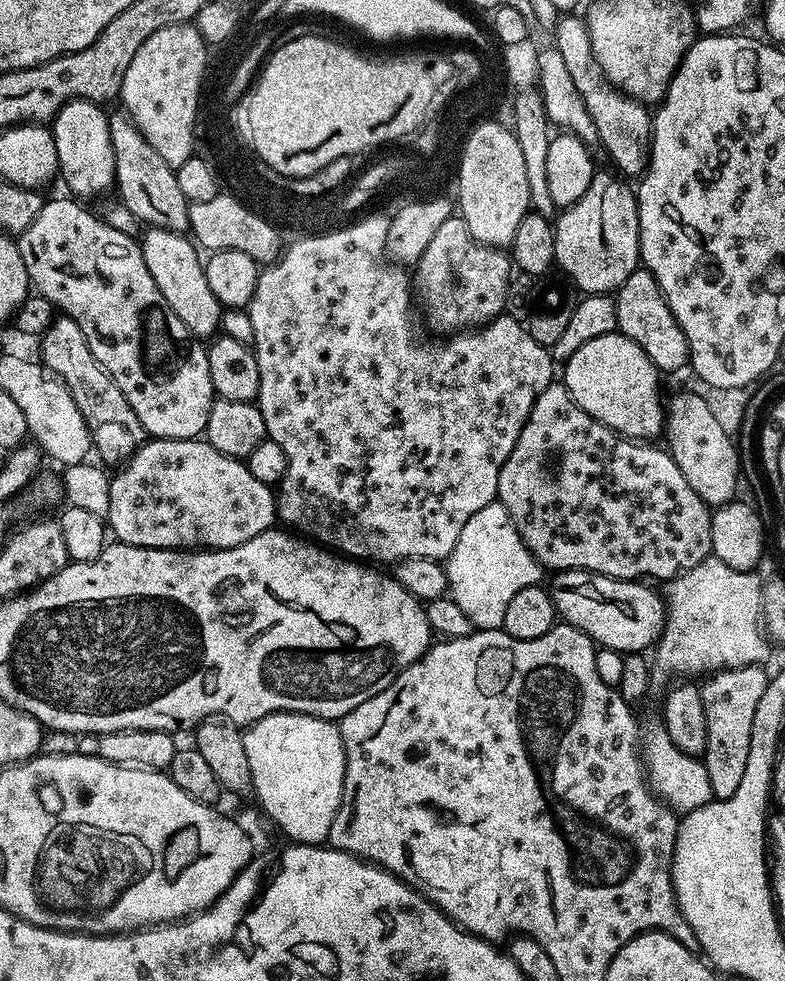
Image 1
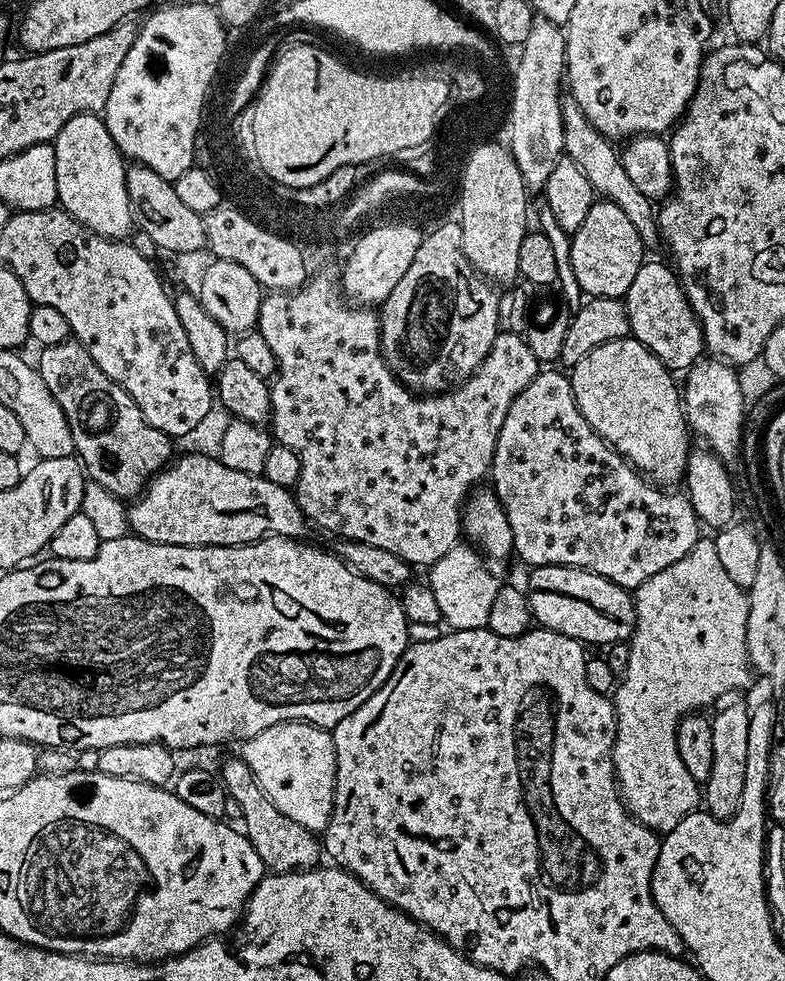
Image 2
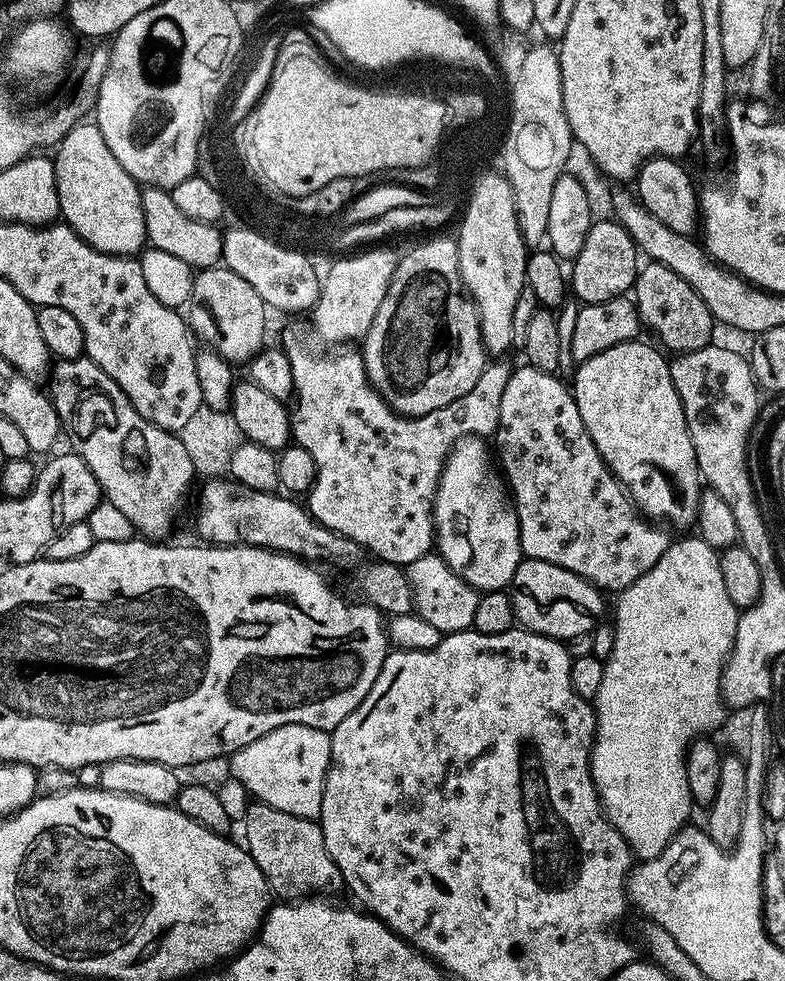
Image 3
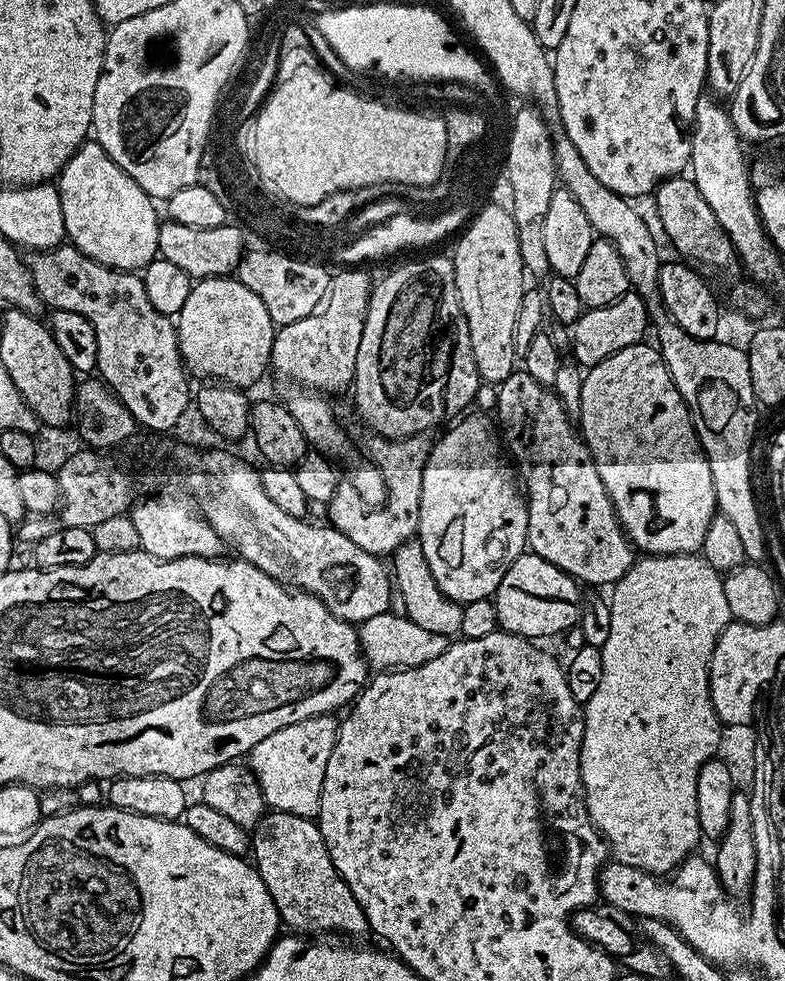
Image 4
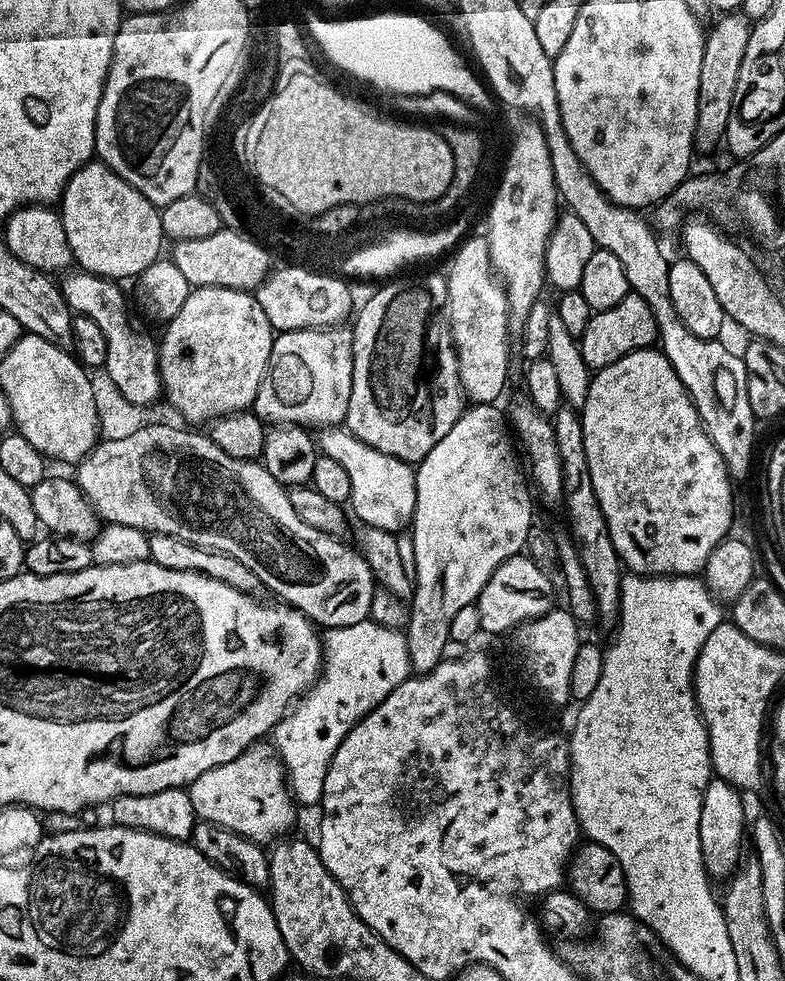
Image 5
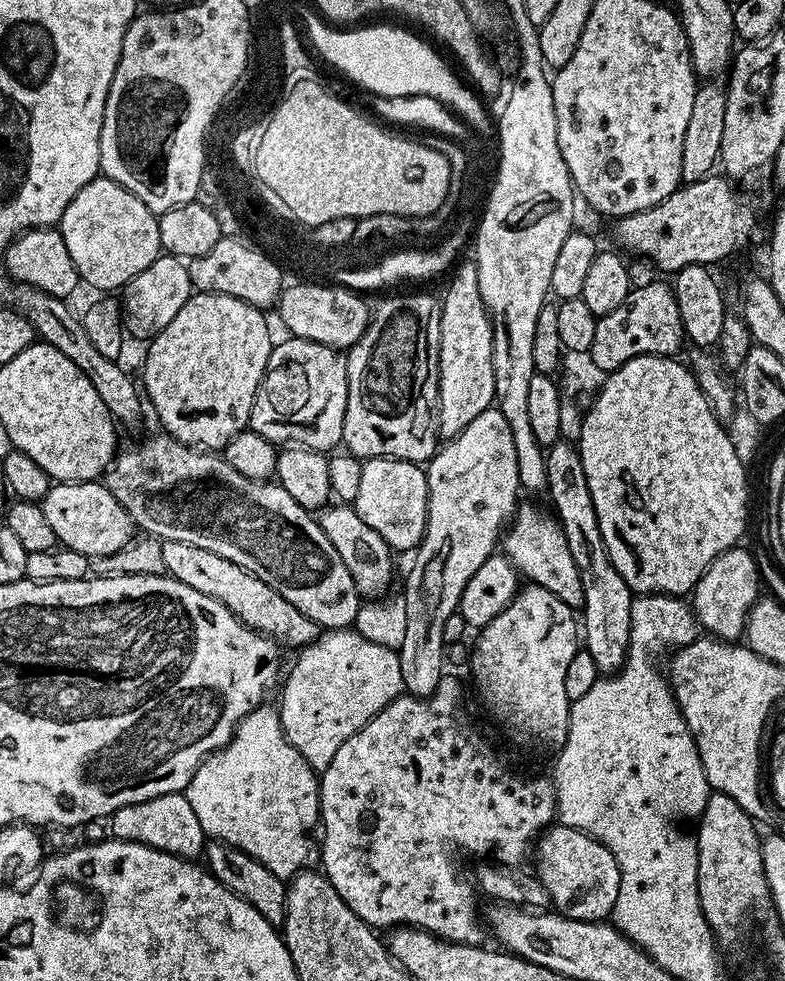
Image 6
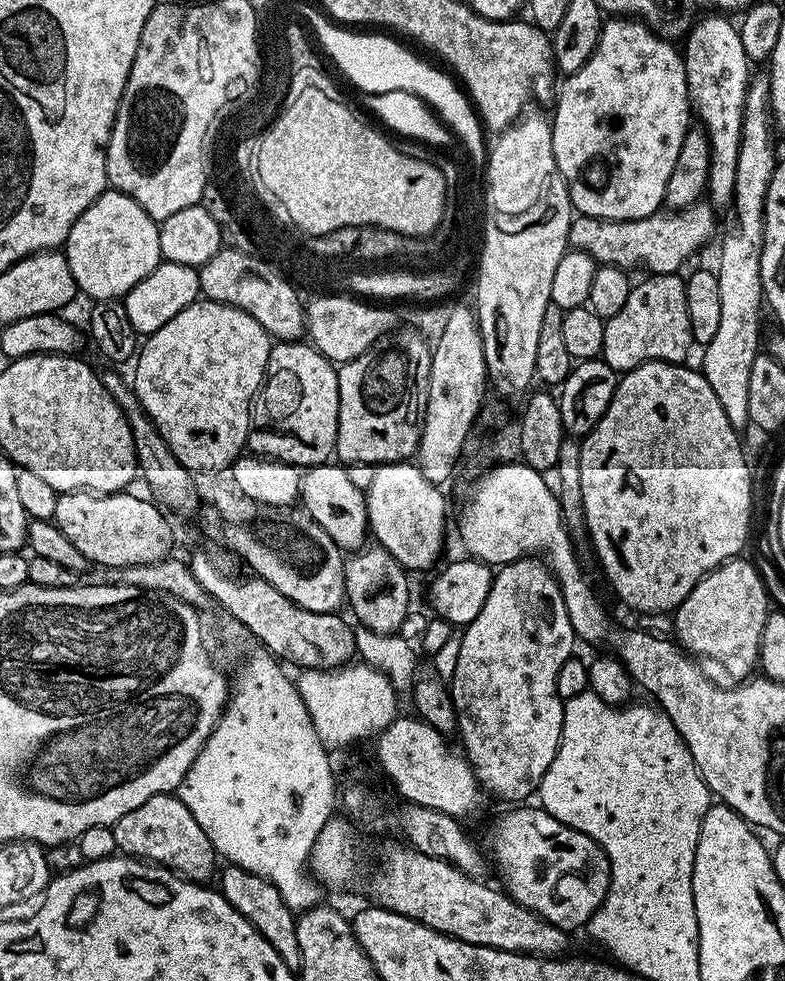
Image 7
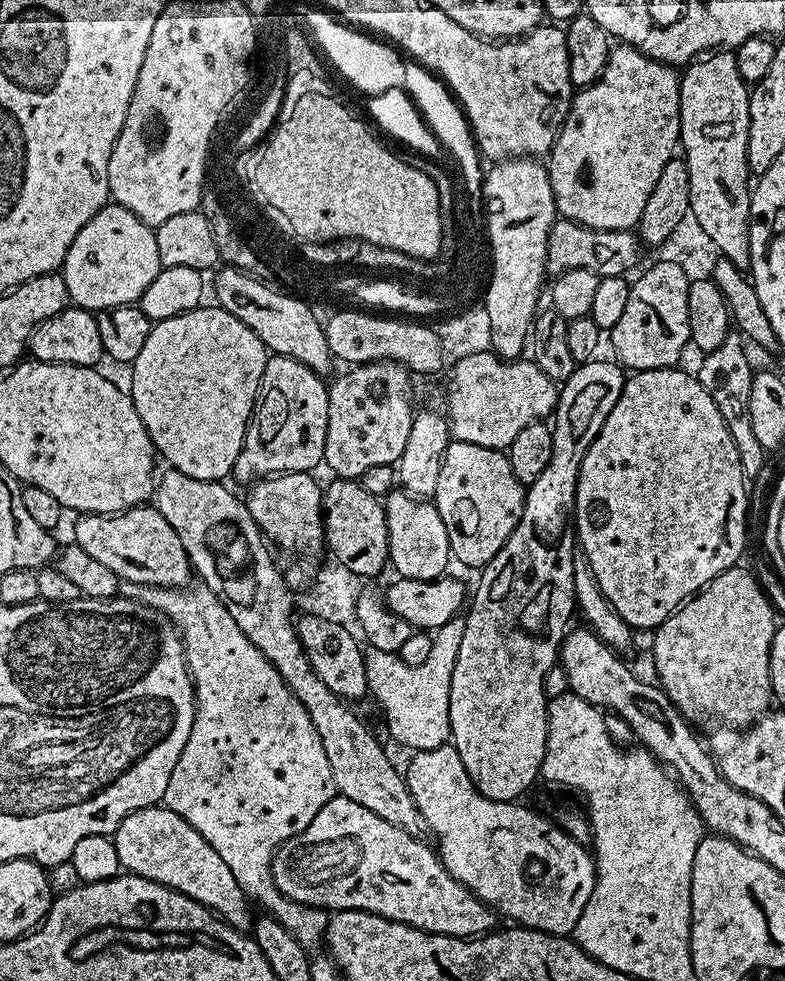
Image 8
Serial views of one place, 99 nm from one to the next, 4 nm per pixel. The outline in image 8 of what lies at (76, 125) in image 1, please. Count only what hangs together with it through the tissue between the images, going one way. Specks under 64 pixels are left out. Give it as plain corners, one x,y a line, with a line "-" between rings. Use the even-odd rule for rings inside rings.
115,202
108,203
82,230
78,230
78,238
70,246
64,259
62,275
66,282
68,299
75,307
86,308
95,314
123,304
136,304
147,287
154,282
161,272
162,265
158,258
158,242
156,233
130,210
126,210

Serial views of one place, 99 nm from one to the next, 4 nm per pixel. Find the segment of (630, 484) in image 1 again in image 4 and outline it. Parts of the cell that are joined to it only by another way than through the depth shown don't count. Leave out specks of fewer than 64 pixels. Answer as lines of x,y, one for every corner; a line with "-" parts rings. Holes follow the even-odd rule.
517,370
509,374
496,388
494,415
500,419
500,422
498,421
498,432
502,437
503,447
506,449
507,455
514,461
515,467
518,469
519,479
522,481
523,491
526,493
528,501
527,547
535,556
541,556
546,562
558,566
565,574
583,585
605,584
605,586
611,586
617,584
626,574
626,570
630,570
630,566
636,563
638,552
632,541
629,540
628,535
625,534
624,527
620,525
620,520
616,517
616,511
610,502
610,494
606,494
606,486
602,486
602,478
598,478
598,466
594,466
594,458
590,454
588,445
584,443
583,435
578,431
577,425
572,419
567,416
559,397
556,396
549,385
534,382
534,378
530,378
528,372

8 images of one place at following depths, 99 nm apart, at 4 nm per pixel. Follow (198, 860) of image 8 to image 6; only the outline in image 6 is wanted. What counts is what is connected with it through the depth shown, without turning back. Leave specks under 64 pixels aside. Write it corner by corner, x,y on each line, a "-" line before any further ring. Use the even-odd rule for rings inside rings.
183,792
162,794
146,802
134,802
130,806
122,806
110,817
110,832
115,839
133,840
190,861
195,861
206,847
202,825
198,822
194,809
190,807
190,802

